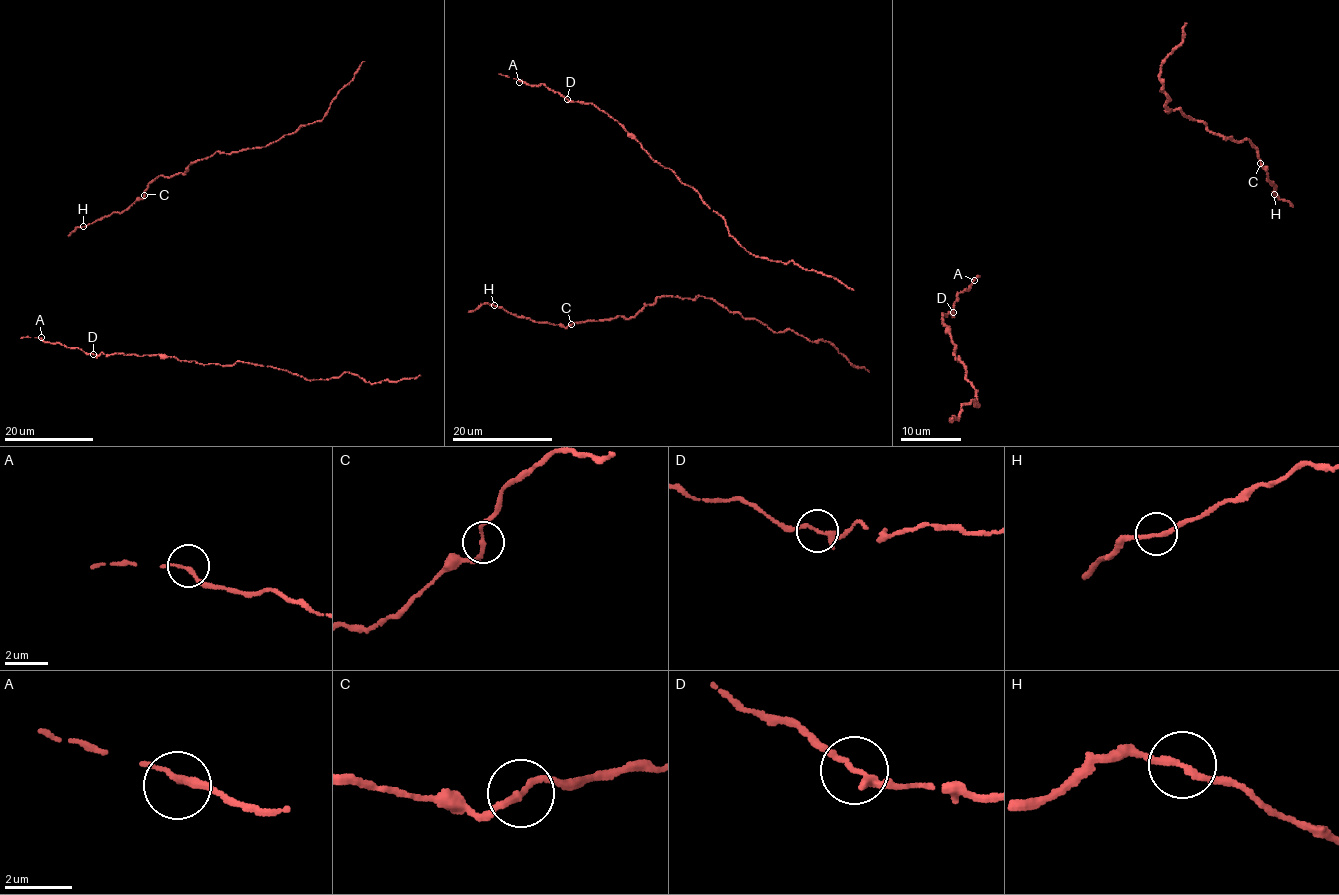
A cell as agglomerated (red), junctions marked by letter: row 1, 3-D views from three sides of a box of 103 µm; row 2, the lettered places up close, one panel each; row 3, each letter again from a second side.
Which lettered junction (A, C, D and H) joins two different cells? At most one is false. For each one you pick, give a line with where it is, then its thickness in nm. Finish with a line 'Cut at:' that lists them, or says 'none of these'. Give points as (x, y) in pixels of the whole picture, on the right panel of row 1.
Cut at: none of these

